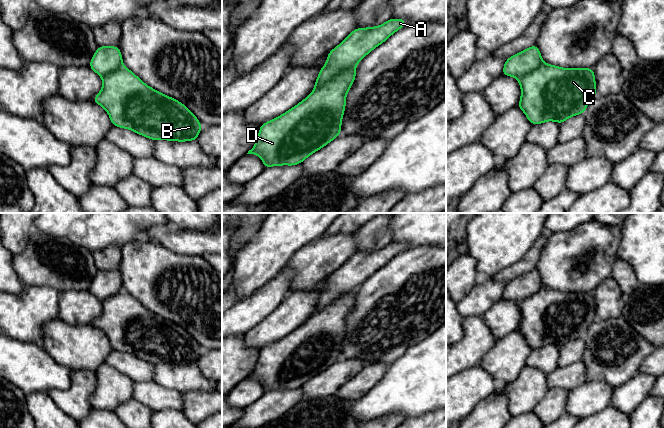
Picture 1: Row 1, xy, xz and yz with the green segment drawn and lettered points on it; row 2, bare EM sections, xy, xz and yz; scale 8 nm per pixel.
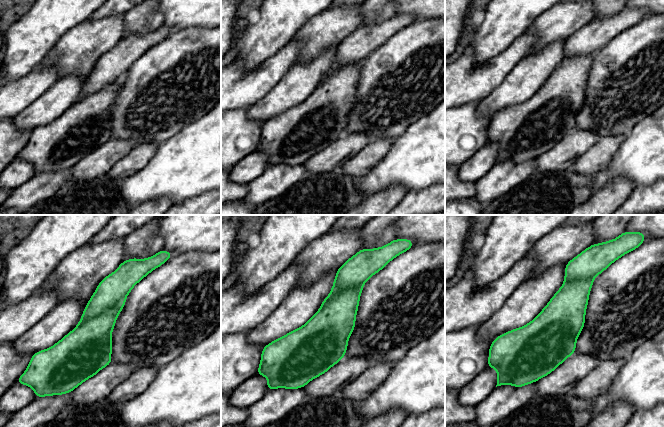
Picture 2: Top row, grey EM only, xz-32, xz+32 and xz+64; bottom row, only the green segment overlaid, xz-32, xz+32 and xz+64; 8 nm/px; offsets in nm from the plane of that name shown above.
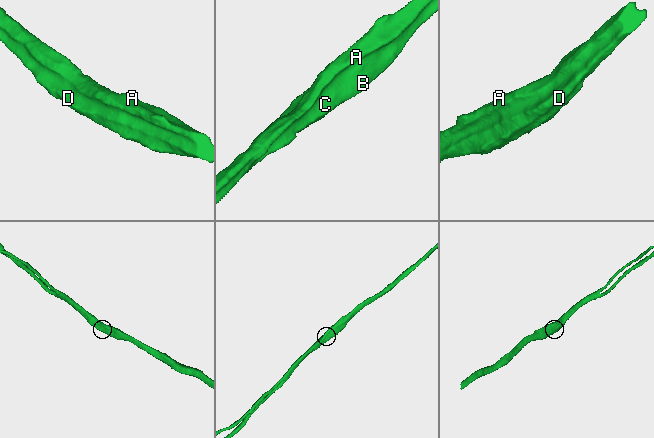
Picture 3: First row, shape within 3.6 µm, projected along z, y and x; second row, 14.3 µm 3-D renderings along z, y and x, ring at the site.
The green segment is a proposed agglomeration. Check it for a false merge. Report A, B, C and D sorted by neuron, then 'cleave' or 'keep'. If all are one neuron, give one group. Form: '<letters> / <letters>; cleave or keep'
A / B C D; cleave

